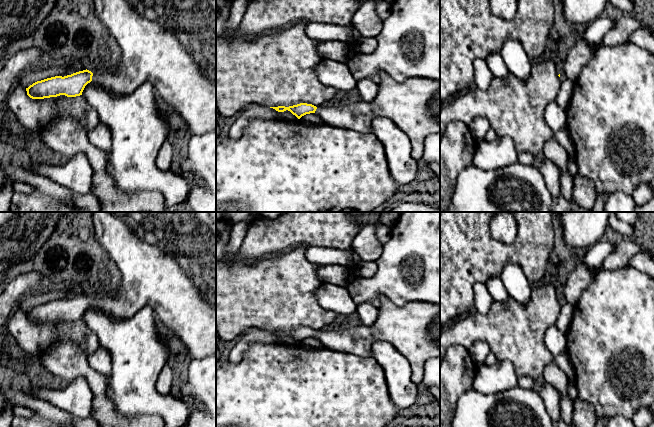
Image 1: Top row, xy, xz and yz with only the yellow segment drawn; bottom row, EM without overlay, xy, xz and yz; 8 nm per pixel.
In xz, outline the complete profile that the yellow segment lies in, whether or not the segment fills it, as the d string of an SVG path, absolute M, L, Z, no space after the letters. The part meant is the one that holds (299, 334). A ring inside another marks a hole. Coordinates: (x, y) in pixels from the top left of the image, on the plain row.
M380 295L378 316L371 326L356 323L336 331L316 331L300 327L285 331L270 331L278 336L290 335L298 343L316 337L326 349L361 357L371 357L375 341L390 343L411 366L411 380L420 384L425 362L440 356L440 304L410 302L397 306Z

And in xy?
M93 212L96 242L115 262L121 273L117 288L101 296L83 294L67 300L37 305L26 312L32 323L82 319L91 305L120 319L133 317L143 306L153 308L159 320L186 347L191 359L216 355L216 223L208 212Z

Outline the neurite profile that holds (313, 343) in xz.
M316 337L306 338L302 340L300 344L307 349L313 349L313 350L325 348L323 344Z

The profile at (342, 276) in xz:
M335 264L319 266L318 277L323 283L346 287L355 280L352 268Z

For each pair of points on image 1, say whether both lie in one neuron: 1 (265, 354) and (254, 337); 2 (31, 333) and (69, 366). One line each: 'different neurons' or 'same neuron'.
1: different neurons
2: different neurons

